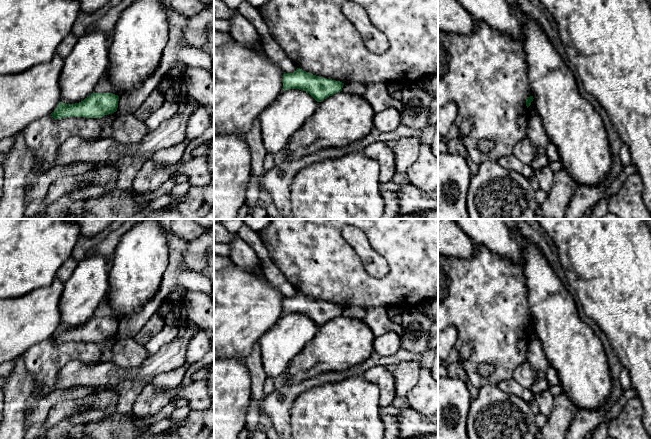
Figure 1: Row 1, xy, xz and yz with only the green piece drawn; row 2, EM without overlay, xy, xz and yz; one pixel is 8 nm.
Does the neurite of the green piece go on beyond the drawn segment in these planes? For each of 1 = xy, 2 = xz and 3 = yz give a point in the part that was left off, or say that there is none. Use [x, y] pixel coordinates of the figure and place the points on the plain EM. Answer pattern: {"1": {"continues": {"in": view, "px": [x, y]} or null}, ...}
{"1": {"continues": null}, "2": {"continues": null}, "3": {"continues": null}}

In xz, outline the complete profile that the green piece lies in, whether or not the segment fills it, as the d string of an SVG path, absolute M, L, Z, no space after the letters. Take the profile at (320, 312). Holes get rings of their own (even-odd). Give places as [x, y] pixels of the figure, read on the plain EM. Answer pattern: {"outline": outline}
{"outline": "M297 292L293 297L283 298L283 314L299 313L309 317L317 326L342 315L344 307L313 299Z"}

